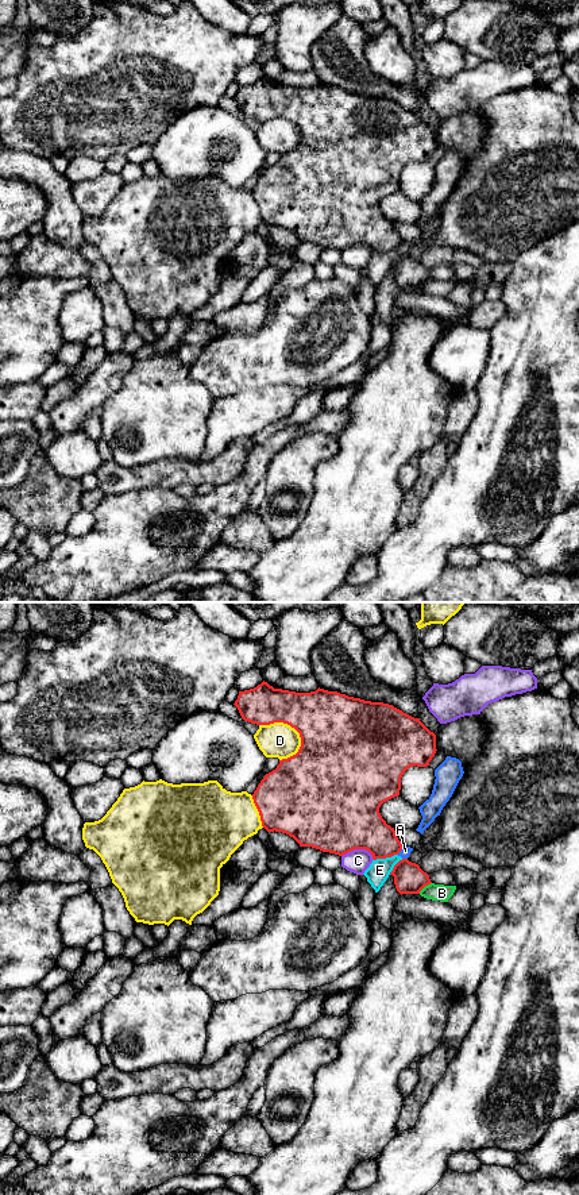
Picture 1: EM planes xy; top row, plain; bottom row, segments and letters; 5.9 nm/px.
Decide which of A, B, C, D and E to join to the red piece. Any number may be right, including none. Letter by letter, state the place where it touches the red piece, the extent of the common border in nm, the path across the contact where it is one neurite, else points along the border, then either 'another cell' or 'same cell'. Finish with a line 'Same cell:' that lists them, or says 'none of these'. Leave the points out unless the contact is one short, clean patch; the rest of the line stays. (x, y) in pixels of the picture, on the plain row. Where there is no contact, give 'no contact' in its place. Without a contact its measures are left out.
A: meets red in xy at (401, 243); contact 70 nm long; another cell
B: meets red in xy at (424, 281); contact 100 nm long; another cell
C: meets red in xy at (359, 243); contact 200 nm long; another cell
D: meets red in xy at (288, 119); contact 280 nm long; another cell
E: meets red in xy at (385, 253); contact 150 nm long; border along xy (397, 249), (374, 255); another cell
Same cell: none of these

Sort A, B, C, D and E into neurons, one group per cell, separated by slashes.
A E / B / C / D

